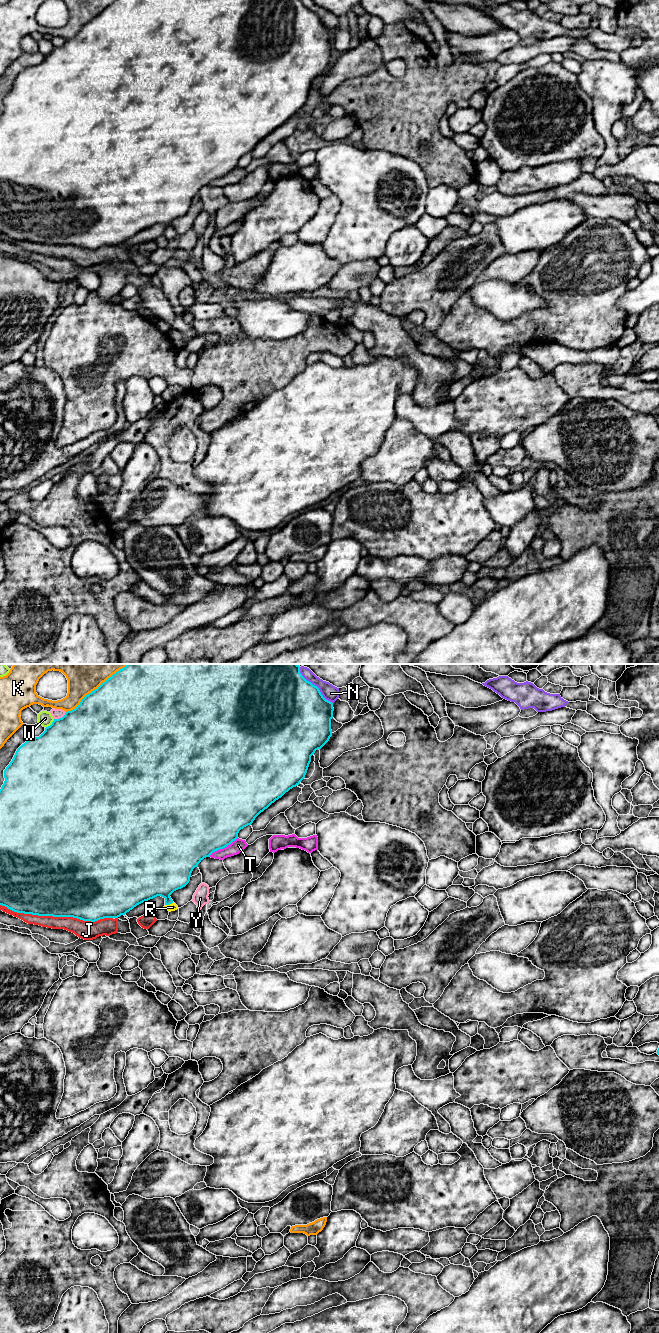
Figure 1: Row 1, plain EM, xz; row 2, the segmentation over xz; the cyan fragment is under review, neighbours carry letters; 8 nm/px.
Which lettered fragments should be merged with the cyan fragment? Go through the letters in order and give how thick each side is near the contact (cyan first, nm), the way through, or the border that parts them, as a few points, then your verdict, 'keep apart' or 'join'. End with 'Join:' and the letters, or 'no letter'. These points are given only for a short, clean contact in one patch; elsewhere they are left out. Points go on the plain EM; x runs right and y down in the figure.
J: 500 nm thick on the cyan side, 140 nm on the other; keep apart
K: 500 nm thick on the cyan side, 200 nm on the other; keep apart
N: 480 nm thick on the cyan side, 130 nm on the other; keep apart
R: 340 nm thick on the cyan side, 60 nm on the other; runs through xz (161, 202), (169, 232), (172, 235); join
T: 500 nm thick on the cyan side, 100 nm on the other; keep apart
W: 500 nm thick on the cyan side, 120 nm on the other; keep apart
Y: 500 nm thick on the cyan side, 80 nm on the other; keep apart
Join: R

